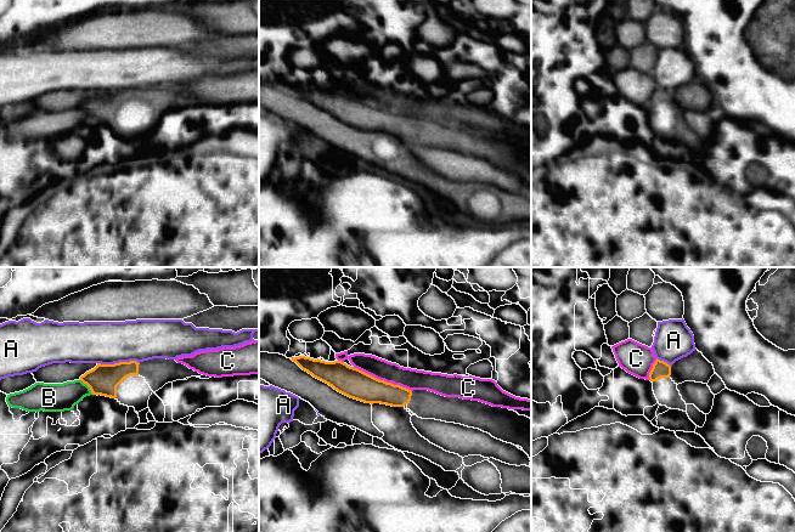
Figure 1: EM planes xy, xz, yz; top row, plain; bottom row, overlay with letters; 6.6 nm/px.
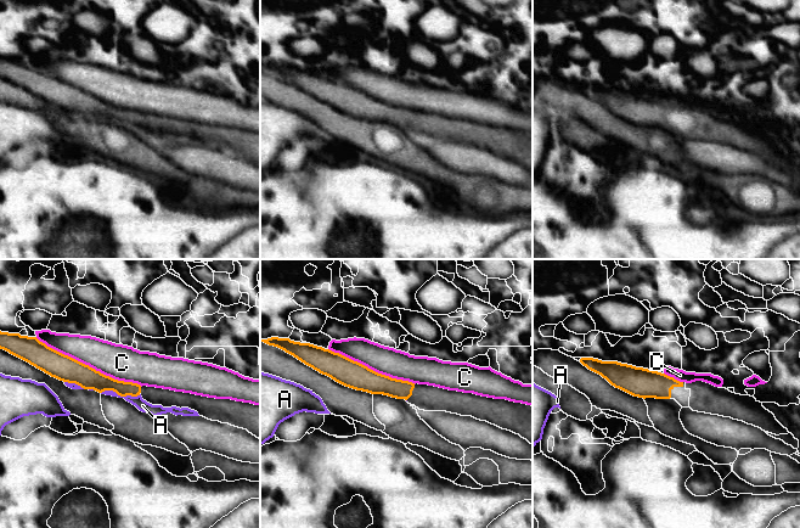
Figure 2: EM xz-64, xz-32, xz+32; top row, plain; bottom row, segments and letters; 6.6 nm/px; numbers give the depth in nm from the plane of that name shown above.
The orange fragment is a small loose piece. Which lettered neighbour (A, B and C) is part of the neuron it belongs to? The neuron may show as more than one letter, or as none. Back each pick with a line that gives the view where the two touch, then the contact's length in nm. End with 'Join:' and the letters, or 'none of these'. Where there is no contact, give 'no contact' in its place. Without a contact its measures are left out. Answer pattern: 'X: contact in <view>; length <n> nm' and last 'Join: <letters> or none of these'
Join: none of these

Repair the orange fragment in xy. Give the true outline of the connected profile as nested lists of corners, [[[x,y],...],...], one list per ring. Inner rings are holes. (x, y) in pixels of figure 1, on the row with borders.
[[[153,358],[143,362],[119,362],[114,364],[101,364],[80,377],[92,395],[101,395],[111,398],[117,397],[117,386],[130,375],[140,375],[150,385],[153,392],[165,384],[184,380],[191,377],[201,377],[198,372],[190,369],[175,360]]]

